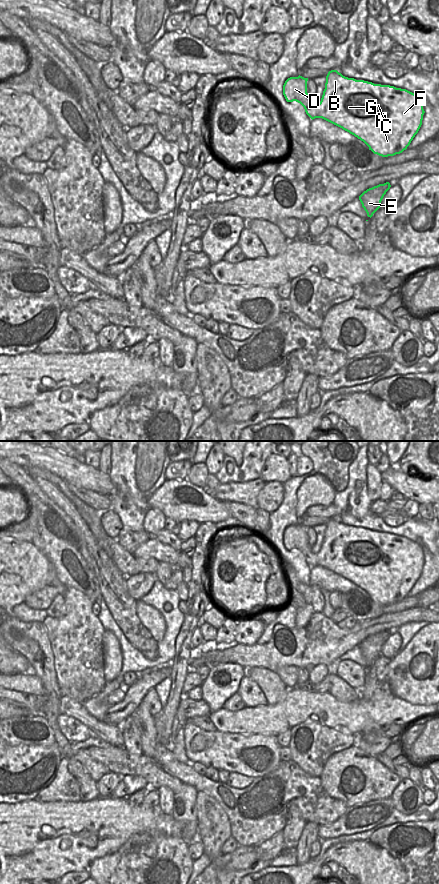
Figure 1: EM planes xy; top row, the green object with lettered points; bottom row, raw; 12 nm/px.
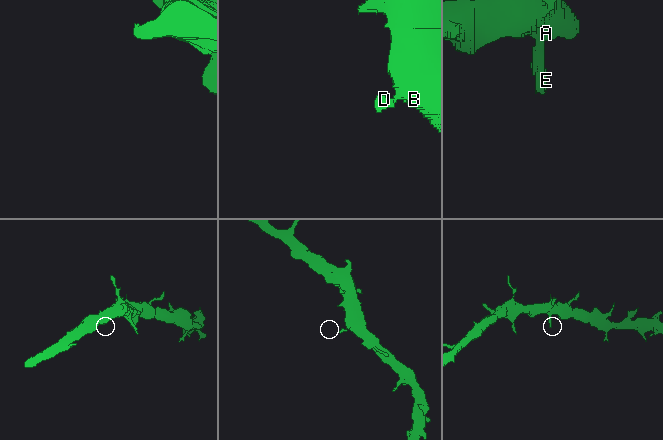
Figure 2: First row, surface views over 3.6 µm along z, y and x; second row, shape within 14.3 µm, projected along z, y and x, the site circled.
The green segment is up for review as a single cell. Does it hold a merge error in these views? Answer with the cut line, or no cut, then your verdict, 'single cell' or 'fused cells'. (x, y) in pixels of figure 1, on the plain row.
no cut; single cell

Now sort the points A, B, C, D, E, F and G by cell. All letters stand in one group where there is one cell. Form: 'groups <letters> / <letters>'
groups A B C D E F G

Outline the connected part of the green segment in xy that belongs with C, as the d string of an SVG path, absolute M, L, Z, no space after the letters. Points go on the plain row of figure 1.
M331 518L326 524L325 537L318 553L313 553L307 541L308 526L290 525L283 533L287 550L300 551L313 568L322 566L363 589L374 602L382 605L402 601L418 581L425 561L422 548L414 541L390 533L374 532L343 524Z

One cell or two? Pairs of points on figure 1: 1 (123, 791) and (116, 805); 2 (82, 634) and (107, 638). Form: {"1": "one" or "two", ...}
{"1": "two", "2": "two"}

